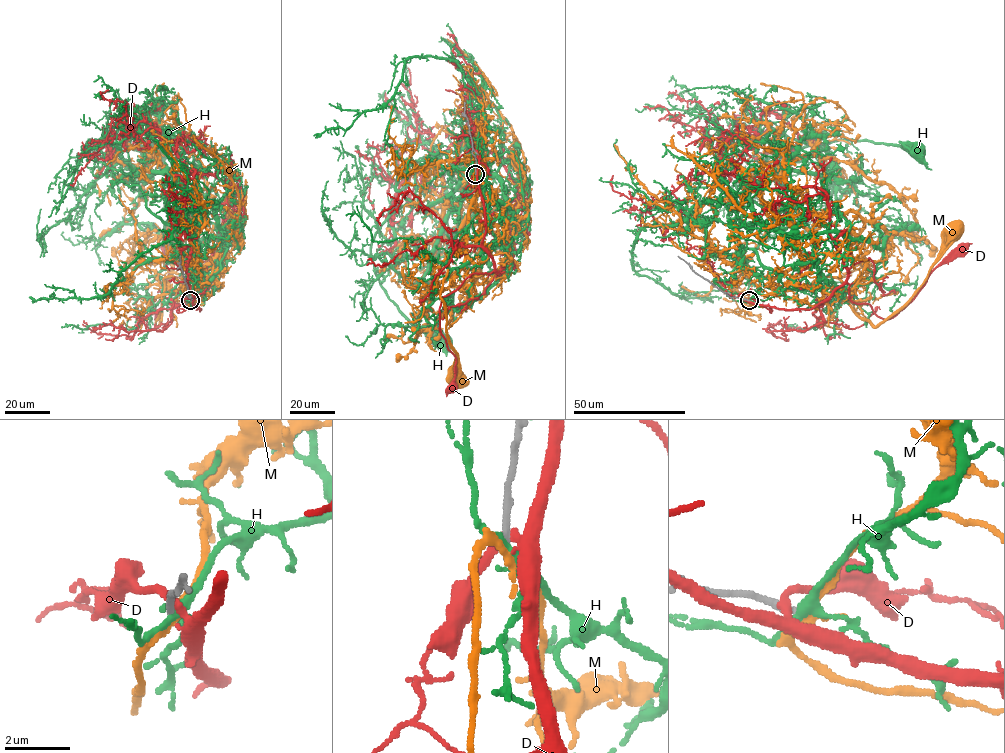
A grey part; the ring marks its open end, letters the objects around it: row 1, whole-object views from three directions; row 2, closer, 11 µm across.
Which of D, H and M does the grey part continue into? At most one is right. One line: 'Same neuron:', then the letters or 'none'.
Same neuron: none

